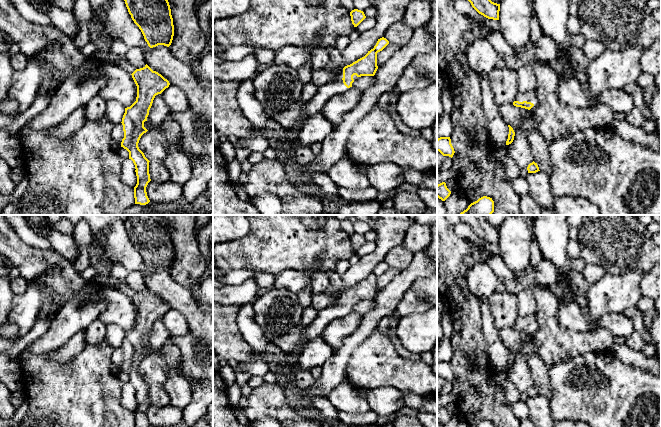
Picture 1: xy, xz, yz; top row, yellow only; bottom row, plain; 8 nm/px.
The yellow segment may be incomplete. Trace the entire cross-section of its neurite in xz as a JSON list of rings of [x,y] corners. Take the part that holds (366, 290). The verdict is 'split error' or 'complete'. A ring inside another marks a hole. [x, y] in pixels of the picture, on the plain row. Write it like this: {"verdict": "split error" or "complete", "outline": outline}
{"verdict": "split error", "outline": [[[386,262],[378,263],[374,272],[368,275],[364,281],[341,293],[335,305],[318,311],[317,317],[307,327],[300,344],[288,353],[286,360],[282,364],[286,370],[286,380],[295,382],[295,355],[300,354],[310,340],[321,336],[324,329],[334,319],[346,316],[352,311],[352,307],[356,302],[375,299],[378,293],[377,277],[382,275],[388,268],[389,265]]]}

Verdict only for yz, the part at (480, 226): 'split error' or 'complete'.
complete

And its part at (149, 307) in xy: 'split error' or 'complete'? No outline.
complete

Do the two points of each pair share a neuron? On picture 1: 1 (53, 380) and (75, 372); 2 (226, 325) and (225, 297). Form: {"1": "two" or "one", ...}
{"1": "one", "2": "two"}

